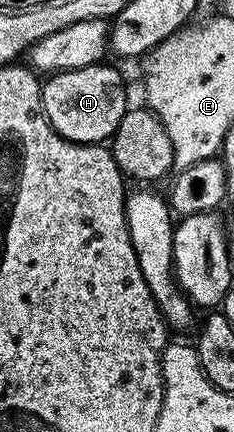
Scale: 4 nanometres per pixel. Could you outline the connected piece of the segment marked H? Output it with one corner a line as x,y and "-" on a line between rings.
105,64
56,72
42,84
43,111
51,127
68,141
78,141
81,145
108,142
119,127
119,119
123,119
127,108
125,81
119,70

